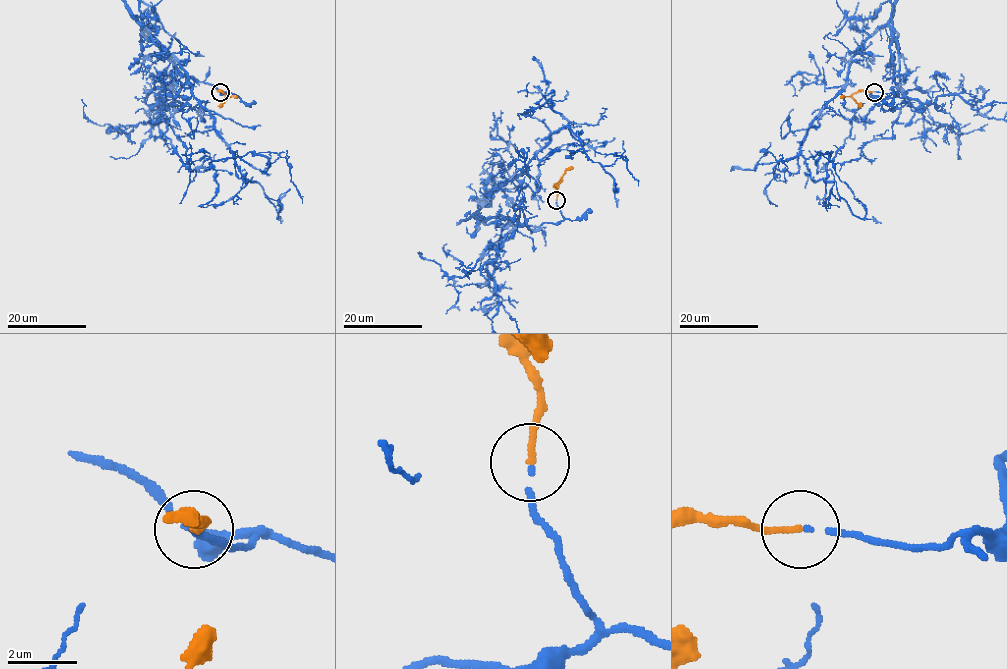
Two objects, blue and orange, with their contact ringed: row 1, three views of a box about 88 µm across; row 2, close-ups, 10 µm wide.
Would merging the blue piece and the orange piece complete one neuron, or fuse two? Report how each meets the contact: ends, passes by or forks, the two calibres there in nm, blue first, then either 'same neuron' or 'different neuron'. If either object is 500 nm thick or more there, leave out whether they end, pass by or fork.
blue ends there; orange ends there; 140 nm thick on the blue side, 190 nm on the other; same neuron

